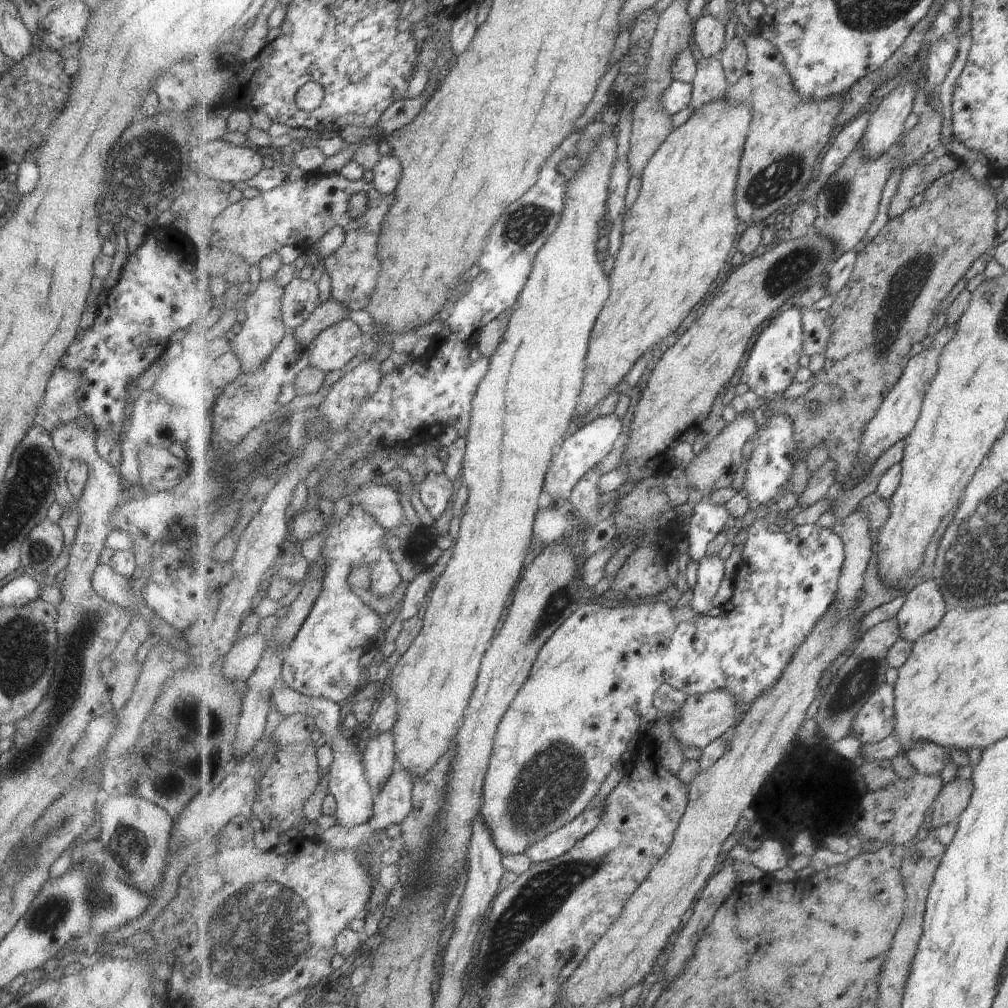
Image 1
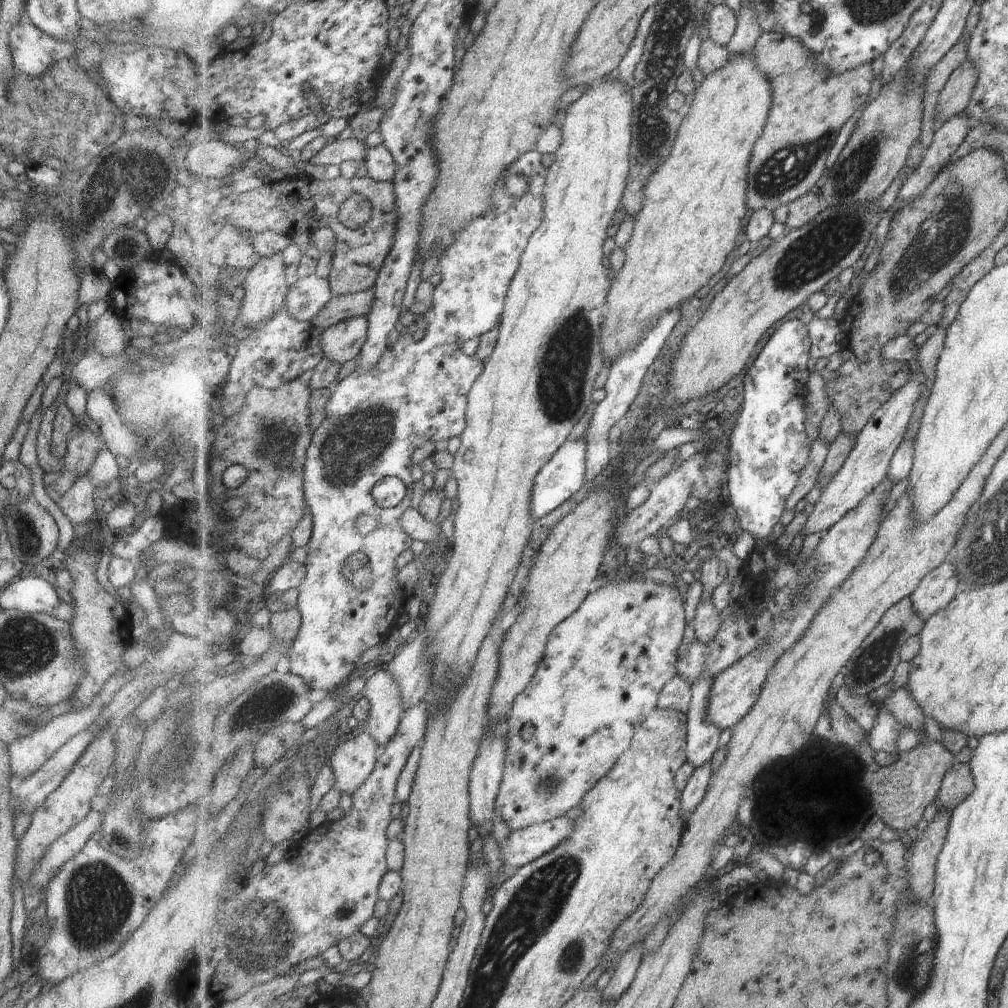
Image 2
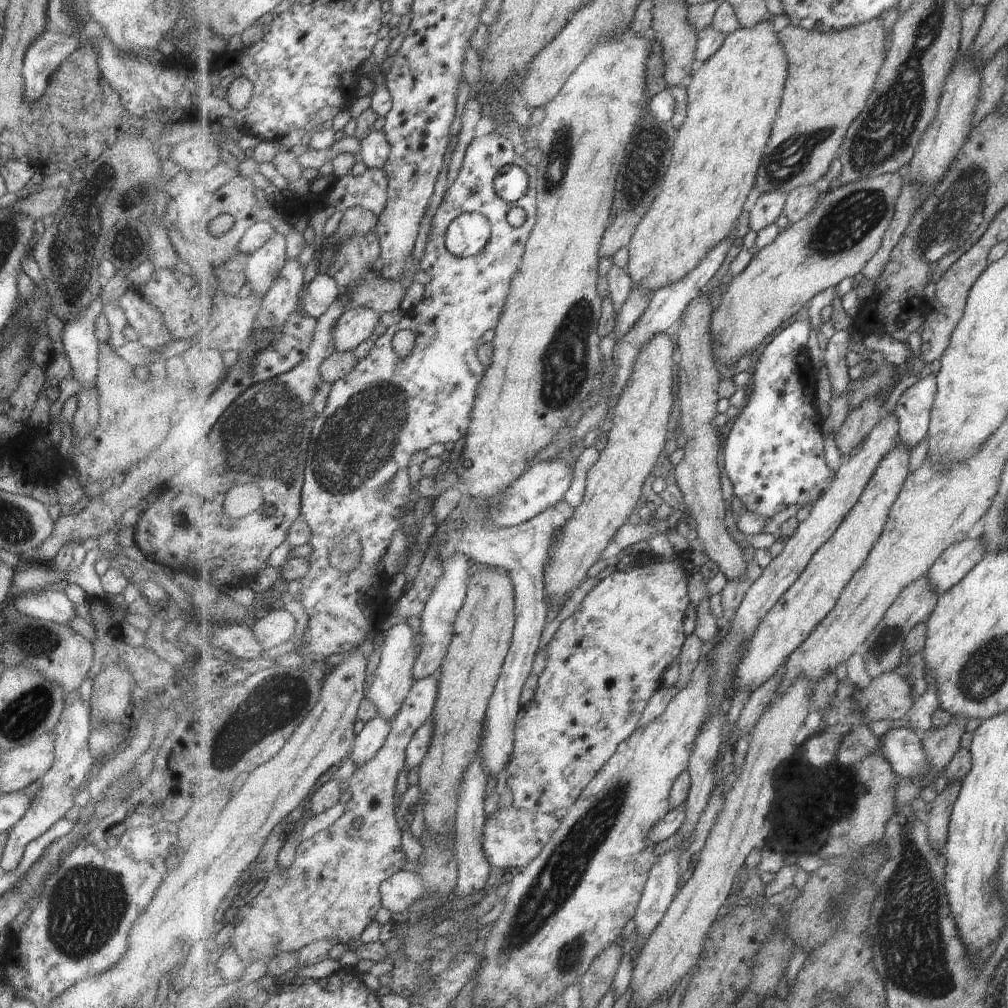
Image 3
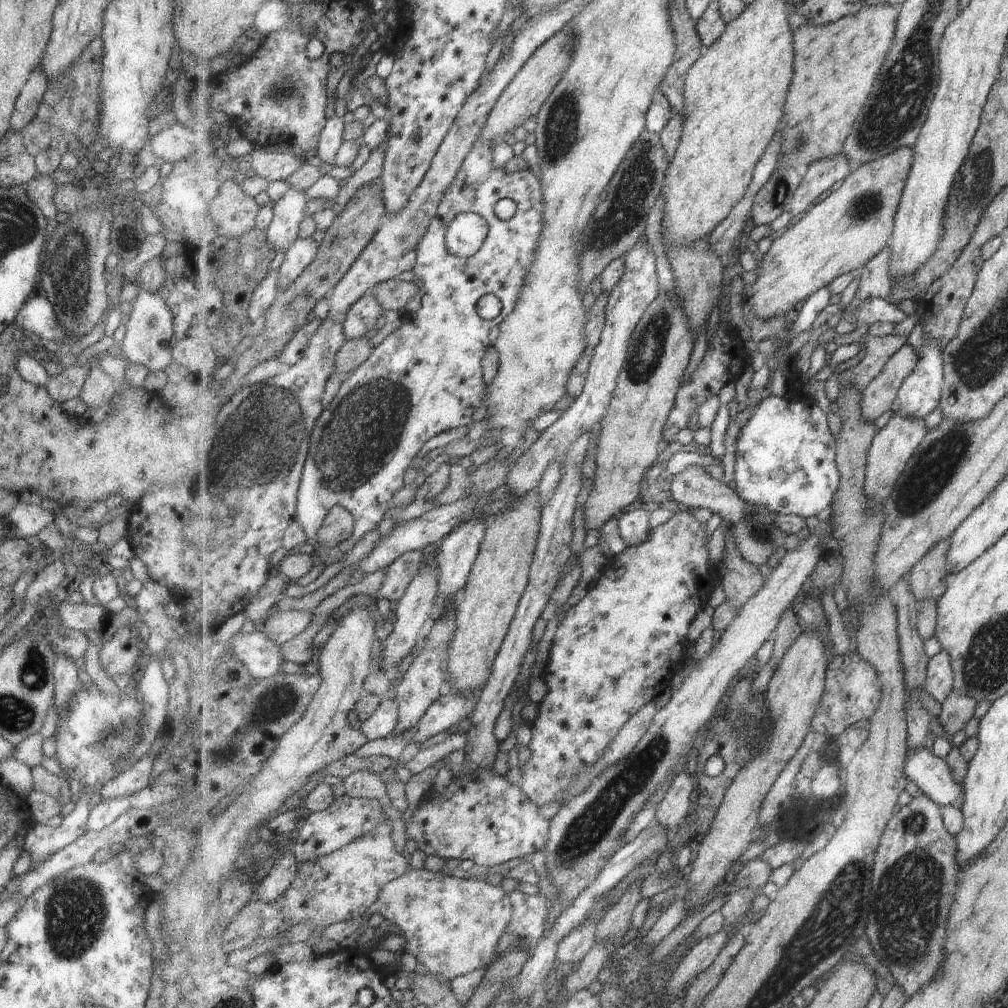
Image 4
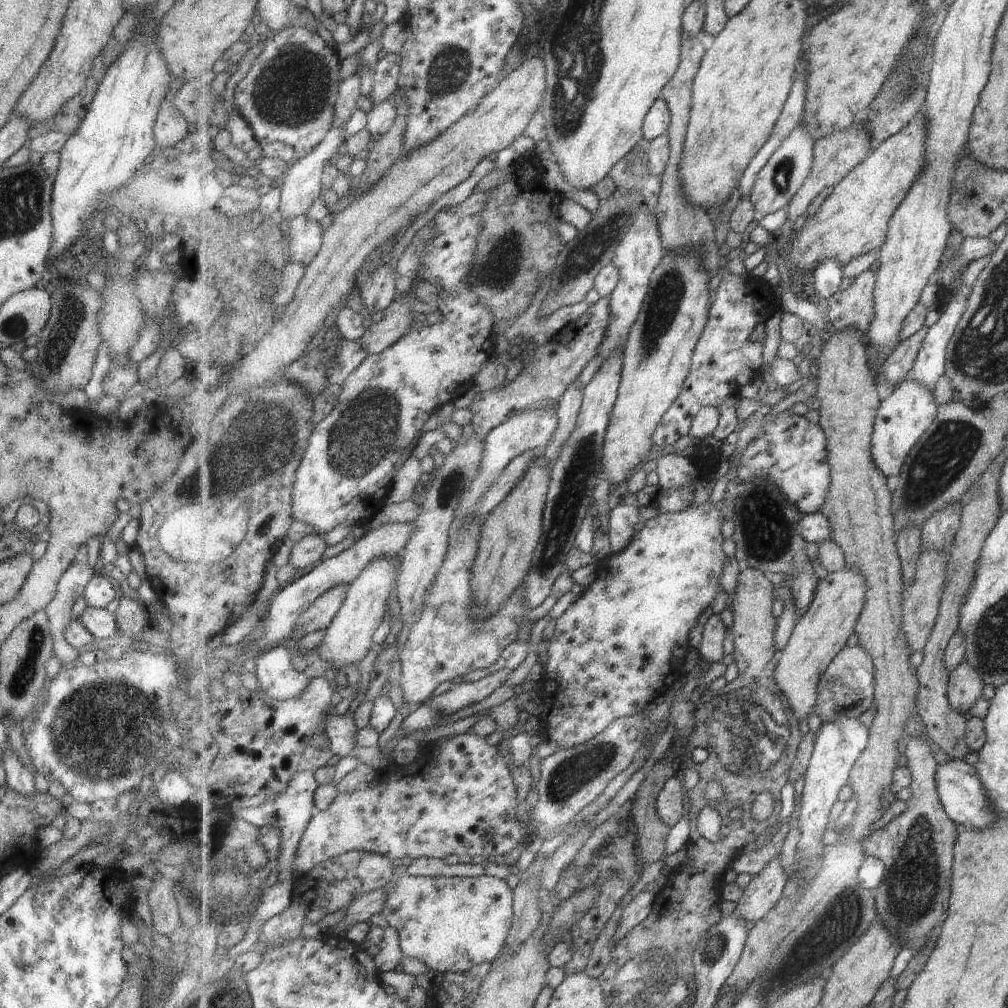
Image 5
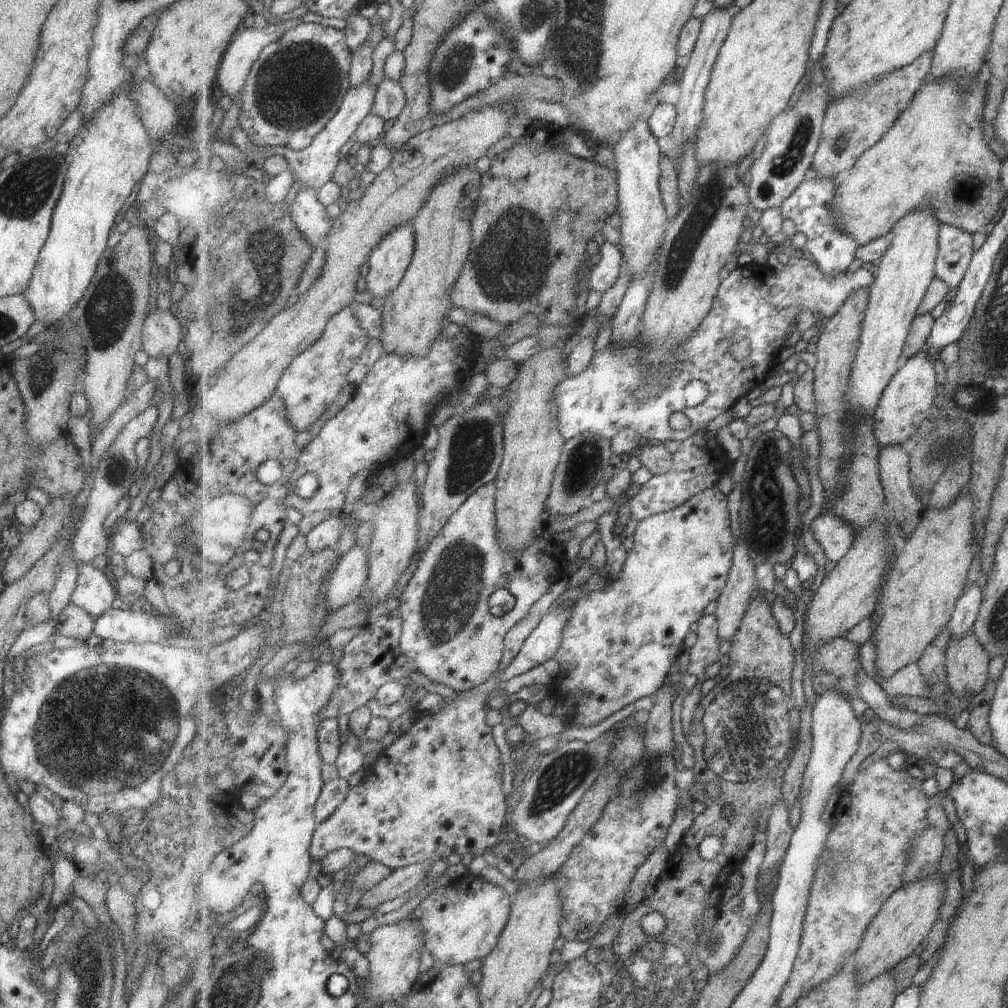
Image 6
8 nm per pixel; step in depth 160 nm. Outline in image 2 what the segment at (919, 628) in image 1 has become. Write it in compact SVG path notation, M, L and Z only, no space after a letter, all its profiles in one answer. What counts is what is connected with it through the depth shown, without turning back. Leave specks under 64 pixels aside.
M948 559L933 570L910 597L915 612L926 622L929 621L933 614L945 610L953 602L959 594L960 584L957 566Z

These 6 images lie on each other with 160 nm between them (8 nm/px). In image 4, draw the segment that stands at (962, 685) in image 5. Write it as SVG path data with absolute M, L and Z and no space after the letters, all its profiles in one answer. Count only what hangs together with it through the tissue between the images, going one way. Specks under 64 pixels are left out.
M954 690L947 700L942 702L942 713L937 720L940 720L942 727L952 737L953 734L962 734L965 726L973 720L975 712L977 701Z

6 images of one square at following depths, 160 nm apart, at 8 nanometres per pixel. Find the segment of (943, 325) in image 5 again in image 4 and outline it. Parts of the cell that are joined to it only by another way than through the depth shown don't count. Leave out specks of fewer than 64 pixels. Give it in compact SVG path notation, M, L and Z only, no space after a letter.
M925 340L919 356L918 367L905 379L896 402L896 411L906 419L925 420L941 402L944 360L938 343Z

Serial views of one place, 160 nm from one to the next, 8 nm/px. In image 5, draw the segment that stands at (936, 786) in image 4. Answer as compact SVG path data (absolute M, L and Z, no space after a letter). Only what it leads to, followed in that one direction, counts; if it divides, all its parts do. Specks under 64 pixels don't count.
M949 760L938 765L936 770L938 794L945 812L958 824L973 829L989 829L997 822L996 810L988 798L987 788L981 782L980 776L973 765L967 760Z

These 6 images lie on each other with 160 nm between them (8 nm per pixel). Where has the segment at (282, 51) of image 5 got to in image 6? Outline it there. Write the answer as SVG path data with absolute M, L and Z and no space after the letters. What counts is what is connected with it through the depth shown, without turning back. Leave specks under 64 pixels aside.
M301 23L287 31L280 39L266 46L259 60L252 66L241 96L241 111L234 116L234 121L247 131L256 147L286 146L293 150L306 149L344 104L346 94L351 88L352 53L353 49L347 46L343 30L335 30L320 23Z

